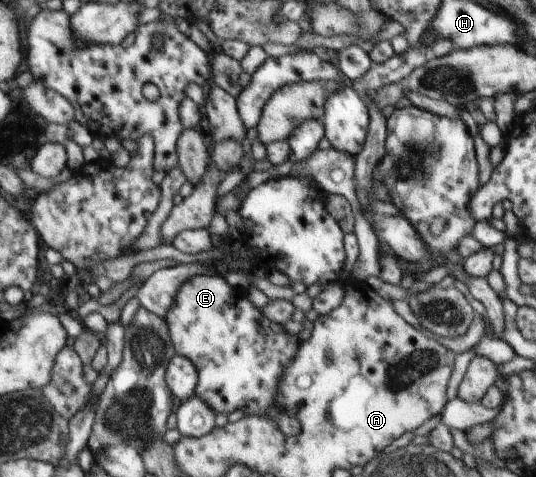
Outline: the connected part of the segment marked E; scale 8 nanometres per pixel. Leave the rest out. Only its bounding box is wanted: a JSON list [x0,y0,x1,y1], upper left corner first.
[165,276,299,436]

